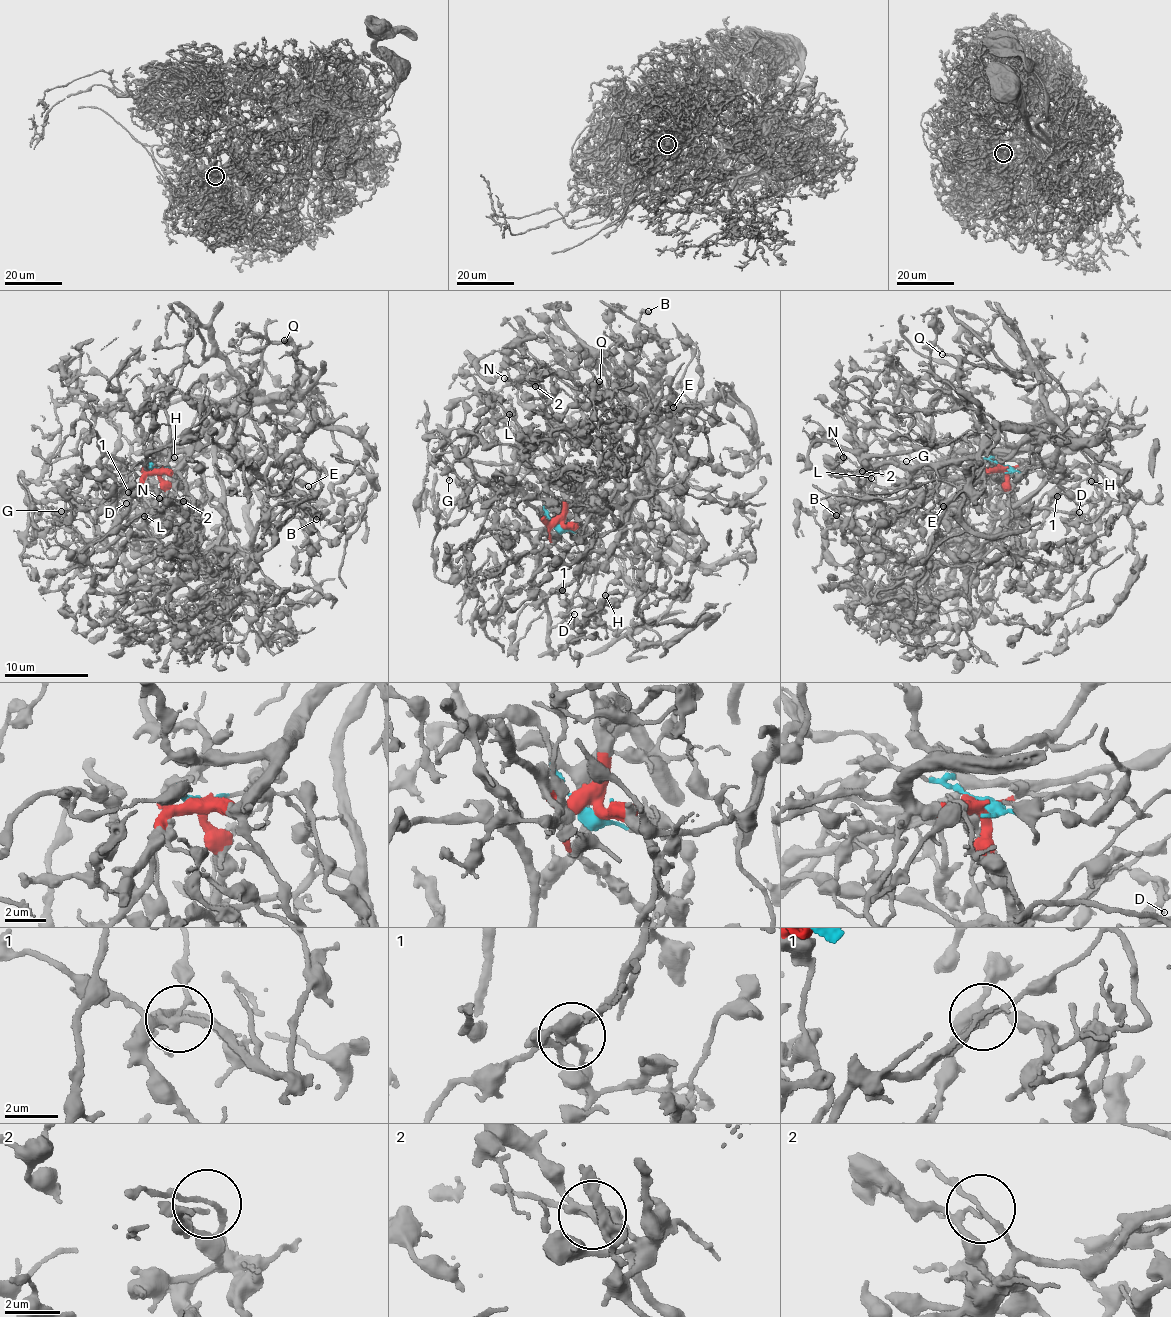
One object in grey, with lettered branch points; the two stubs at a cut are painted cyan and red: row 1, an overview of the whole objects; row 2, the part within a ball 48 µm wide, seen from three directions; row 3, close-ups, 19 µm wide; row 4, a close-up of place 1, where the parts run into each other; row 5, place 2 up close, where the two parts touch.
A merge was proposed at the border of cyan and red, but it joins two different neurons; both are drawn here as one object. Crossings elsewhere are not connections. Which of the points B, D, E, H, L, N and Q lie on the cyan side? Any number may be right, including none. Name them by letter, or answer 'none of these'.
H, L

